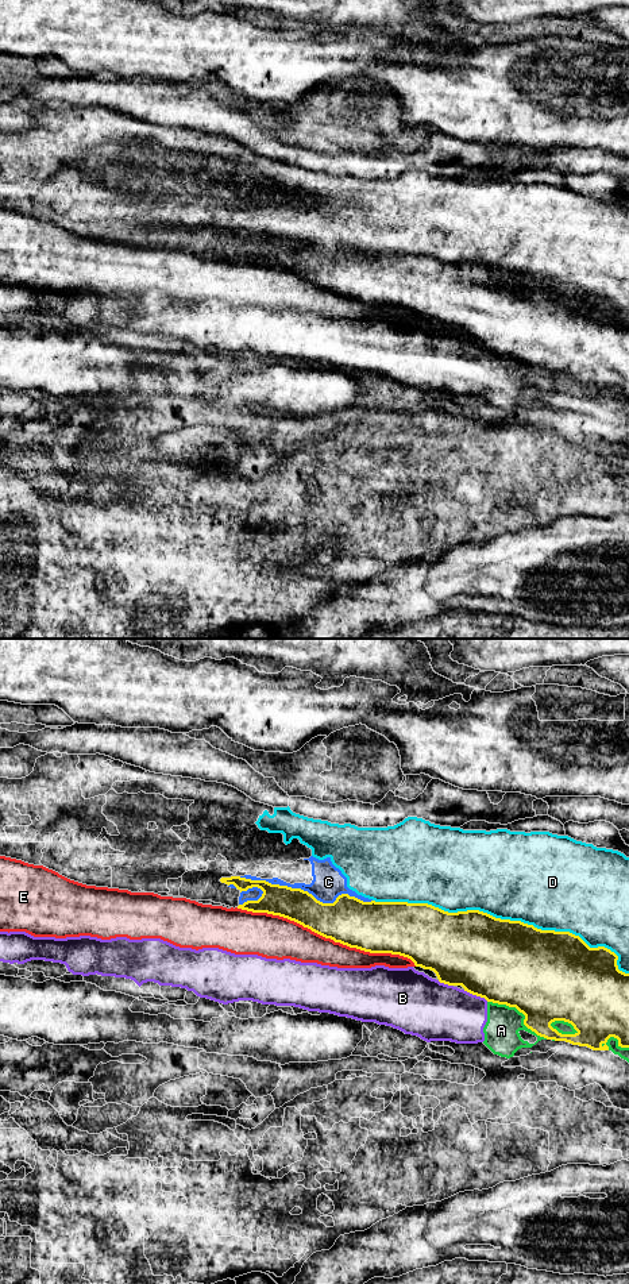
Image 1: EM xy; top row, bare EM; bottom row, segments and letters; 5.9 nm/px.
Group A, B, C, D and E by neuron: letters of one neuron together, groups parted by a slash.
A B / C D / E

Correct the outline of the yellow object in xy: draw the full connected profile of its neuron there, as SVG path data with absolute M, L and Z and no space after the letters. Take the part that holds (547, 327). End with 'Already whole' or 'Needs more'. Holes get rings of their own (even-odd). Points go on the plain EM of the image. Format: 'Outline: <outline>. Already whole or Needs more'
Outline: M231 228L231 230L221 230L220 234L228 238L234 236L240 244L247 243L248 240L252 239L258 239L263 243L262 248L258 252L247 252L243 257L239 257L238 261L252 265L267 265L288 270L325 290L331 290L335 294L340 294L350 300L356 300L370 305L391 305L408 309L414 315L416 319L433 323L440 335L448 338L462 338L464 343L485 350L487 354L516 359L520 365L525 367L524 377L540 389L555 393L566 393L572 397L587 398L593 402L609 402L606 394L610 389L614 389L618 392L618 398L629 400L629 325L625 325L618 321L617 317L618 308L614 304L611 304L605 298L590 300L579 288L575 288L570 284L541 282L535 279L533 277L528 277L521 273L495 270L479 262L448 265L428 255L375 254L375 252L363 254L355 248L350 248L348 246L339 247L333 255L323 255L308 243L304 243L301 240L292 240L288 238L271 236L266 232L251 232L240 228ZM555 373L564 373L571 375L576 382L576 385L575 386L559 385L556 381L551 378L551 375Z. Already whole

